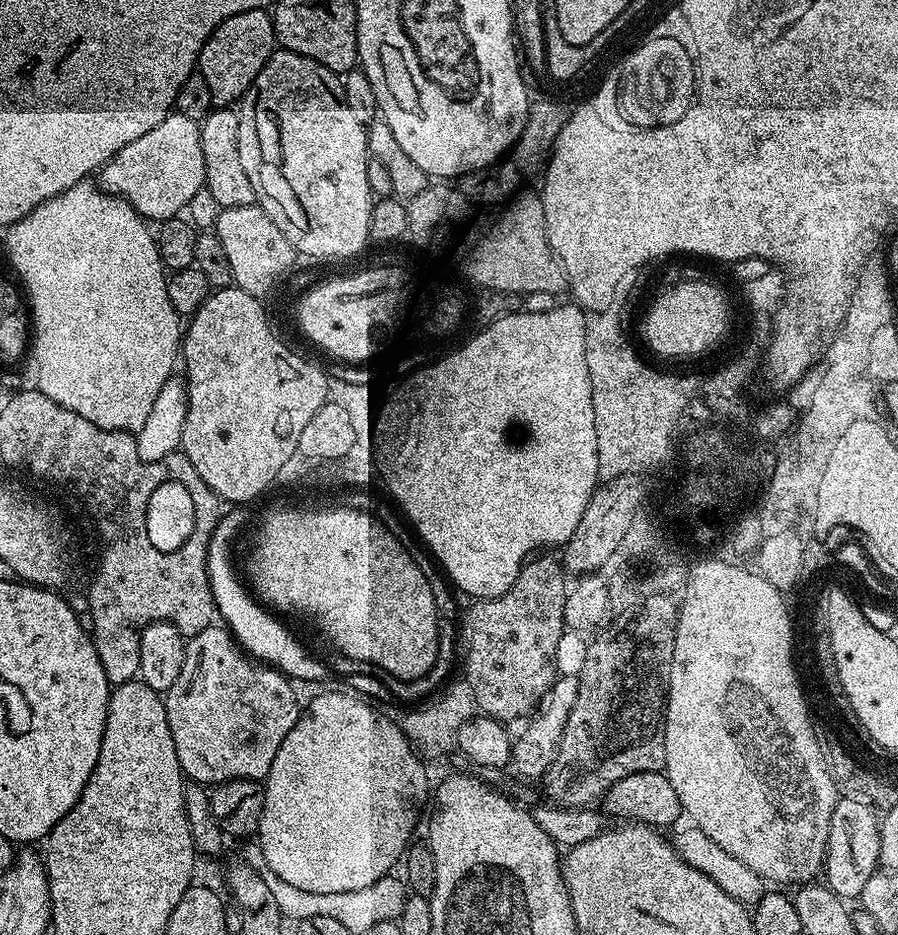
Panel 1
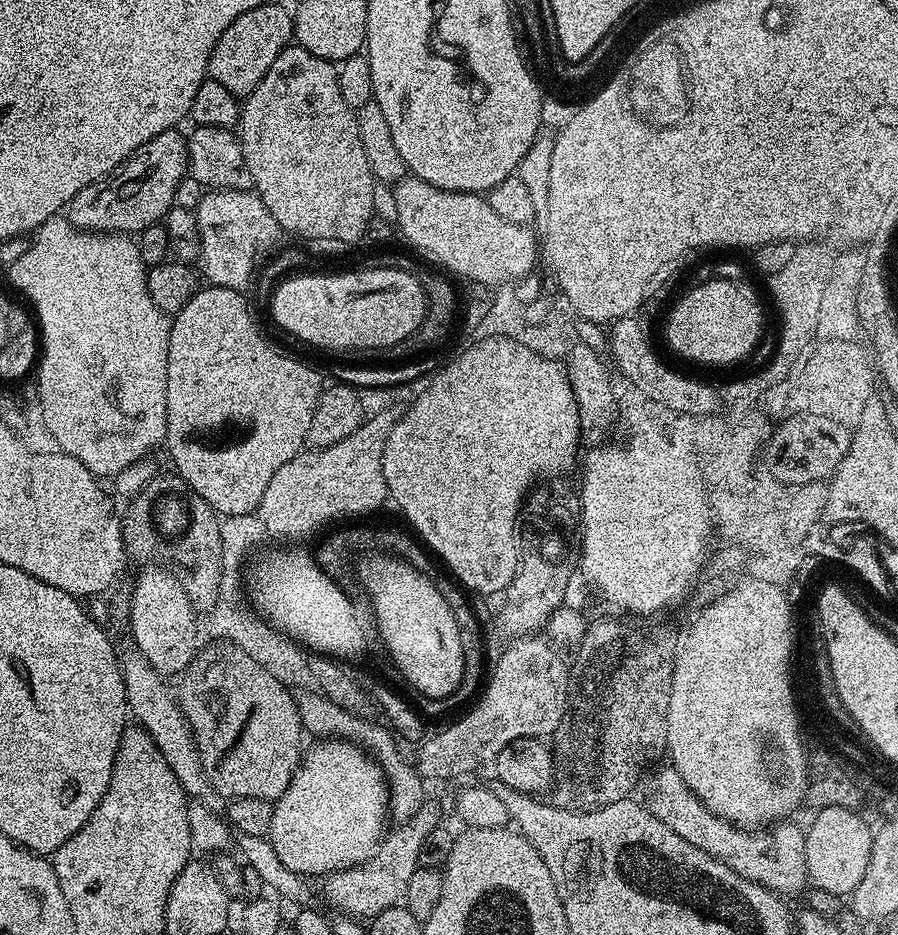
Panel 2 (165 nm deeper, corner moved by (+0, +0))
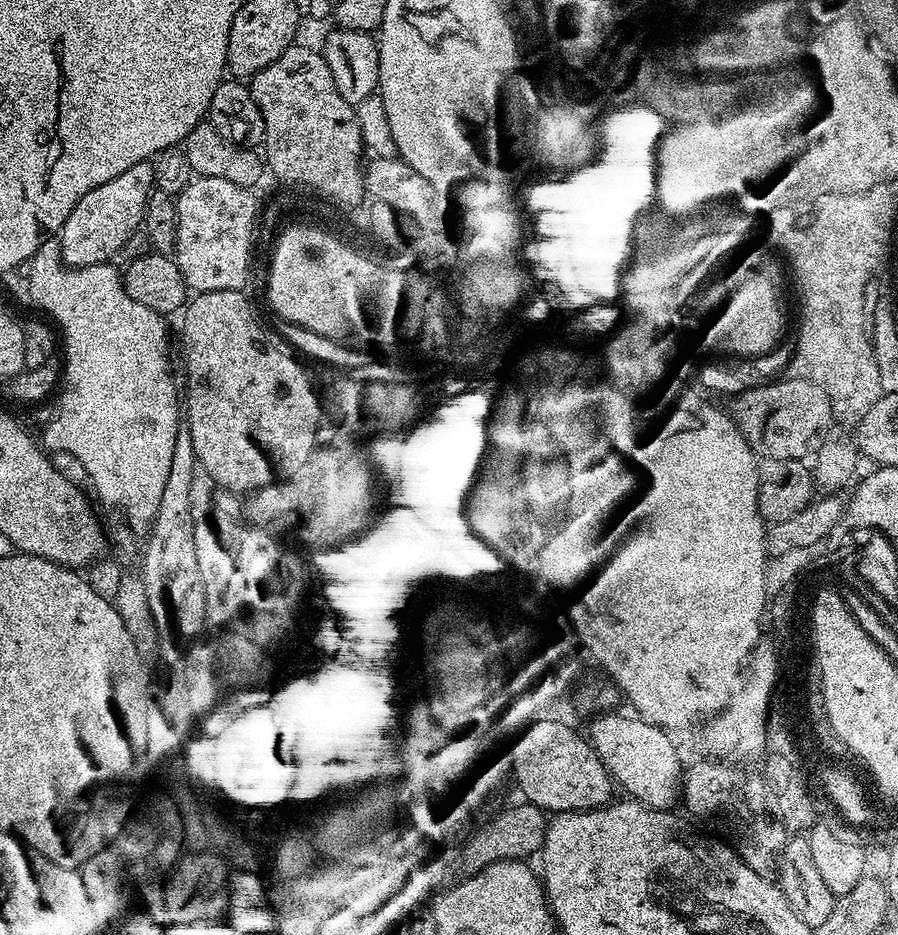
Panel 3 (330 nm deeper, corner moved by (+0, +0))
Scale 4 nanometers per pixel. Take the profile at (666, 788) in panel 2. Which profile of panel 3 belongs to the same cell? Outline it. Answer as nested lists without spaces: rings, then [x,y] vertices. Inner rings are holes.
[[[600,714],[595,717],[592,724],[592,736],[590,743],[598,754],[598,758],[606,766],[606,770],[612,776],[617,785],[625,788],[627,795],[639,804],[648,808],[663,808],[665,810],[673,807],[672,803],[679,801],[682,796],[682,766],[680,768],[680,752],[669,733],[662,729],[650,726],[642,718],[619,714]]]

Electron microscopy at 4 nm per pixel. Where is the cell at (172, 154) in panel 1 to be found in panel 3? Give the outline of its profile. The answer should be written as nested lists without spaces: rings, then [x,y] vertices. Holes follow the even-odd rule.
[[[145,162],[130,166],[130,170],[122,170],[118,178],[110,178],[110,182],[102,182],[102,186],[94,186],[90,194],[82,194],[58,233],[60,256],[65,264],[69,268],[85,268],[109,263],[112,255],[123,249],[126,238],[141,227],[144,206],[152,191],[154,170],[151,163]]]

